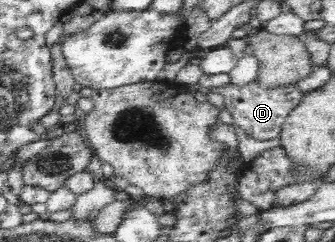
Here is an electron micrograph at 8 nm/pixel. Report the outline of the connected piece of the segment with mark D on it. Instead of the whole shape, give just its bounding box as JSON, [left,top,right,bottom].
[210,78,304,141]

